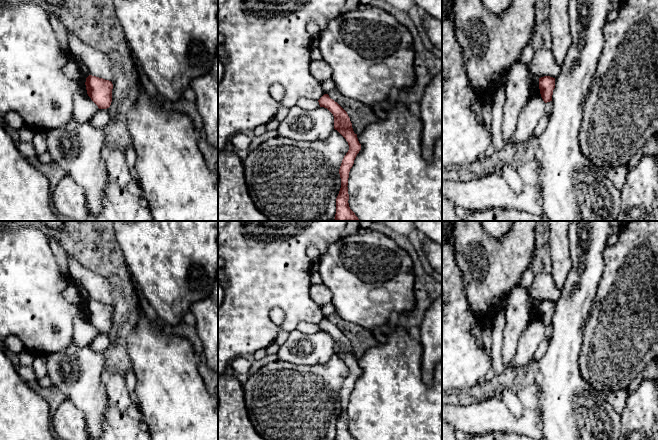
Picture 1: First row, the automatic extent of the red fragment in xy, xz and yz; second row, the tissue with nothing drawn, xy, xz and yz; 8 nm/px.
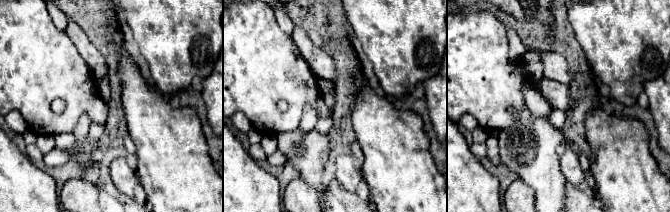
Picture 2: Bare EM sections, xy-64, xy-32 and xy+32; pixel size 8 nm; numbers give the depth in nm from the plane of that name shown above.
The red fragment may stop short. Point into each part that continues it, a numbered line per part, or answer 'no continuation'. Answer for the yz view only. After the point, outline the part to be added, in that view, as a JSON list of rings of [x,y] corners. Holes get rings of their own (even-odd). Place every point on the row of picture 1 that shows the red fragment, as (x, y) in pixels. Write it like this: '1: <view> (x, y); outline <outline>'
no continuation

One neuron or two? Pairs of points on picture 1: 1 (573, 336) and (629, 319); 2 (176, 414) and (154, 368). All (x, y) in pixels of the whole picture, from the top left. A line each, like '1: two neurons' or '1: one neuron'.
1: two neurons
2: one neuron

